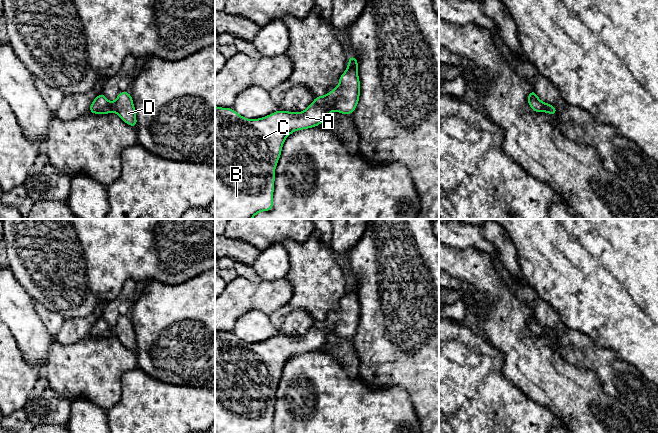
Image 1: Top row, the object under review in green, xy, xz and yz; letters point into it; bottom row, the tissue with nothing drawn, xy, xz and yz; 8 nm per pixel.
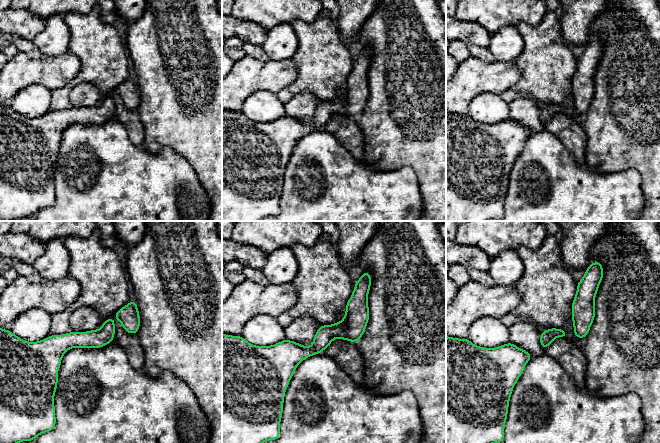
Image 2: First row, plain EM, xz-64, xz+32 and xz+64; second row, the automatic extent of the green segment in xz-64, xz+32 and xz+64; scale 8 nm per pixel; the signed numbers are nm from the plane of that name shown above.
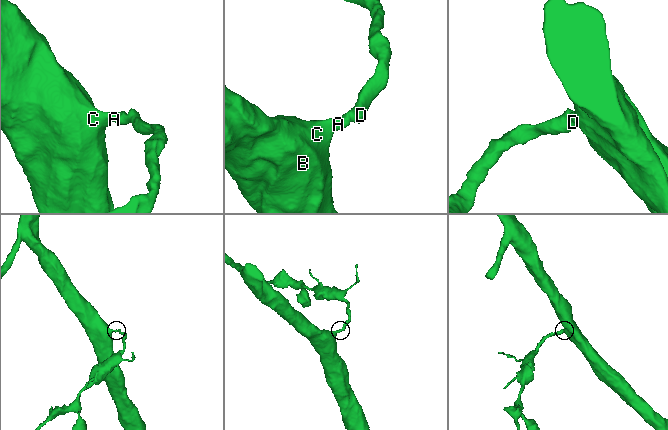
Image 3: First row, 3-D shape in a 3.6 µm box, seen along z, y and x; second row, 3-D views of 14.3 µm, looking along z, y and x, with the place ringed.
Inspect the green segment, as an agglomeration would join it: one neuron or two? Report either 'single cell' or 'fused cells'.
single cell

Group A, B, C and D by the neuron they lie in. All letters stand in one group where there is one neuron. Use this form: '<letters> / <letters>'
A B C D

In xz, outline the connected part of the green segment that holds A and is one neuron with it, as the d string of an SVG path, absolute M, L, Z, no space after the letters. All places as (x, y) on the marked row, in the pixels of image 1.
M350 56L338 86L324 96L315 97L302 112L278 110L263 118L247 119L232 108L215 106L215 219L252 219L259 212L272 210L275 168L286 137L294 131L319 126L333 110L341 114L352 114L359 101L360 89L358 61L355 56Z

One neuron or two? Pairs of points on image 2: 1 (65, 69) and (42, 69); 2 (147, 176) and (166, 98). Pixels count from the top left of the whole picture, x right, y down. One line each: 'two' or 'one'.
1: one
2: two

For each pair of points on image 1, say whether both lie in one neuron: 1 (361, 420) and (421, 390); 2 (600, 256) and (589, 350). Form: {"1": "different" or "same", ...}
{"1": "different", "2": "different"}

